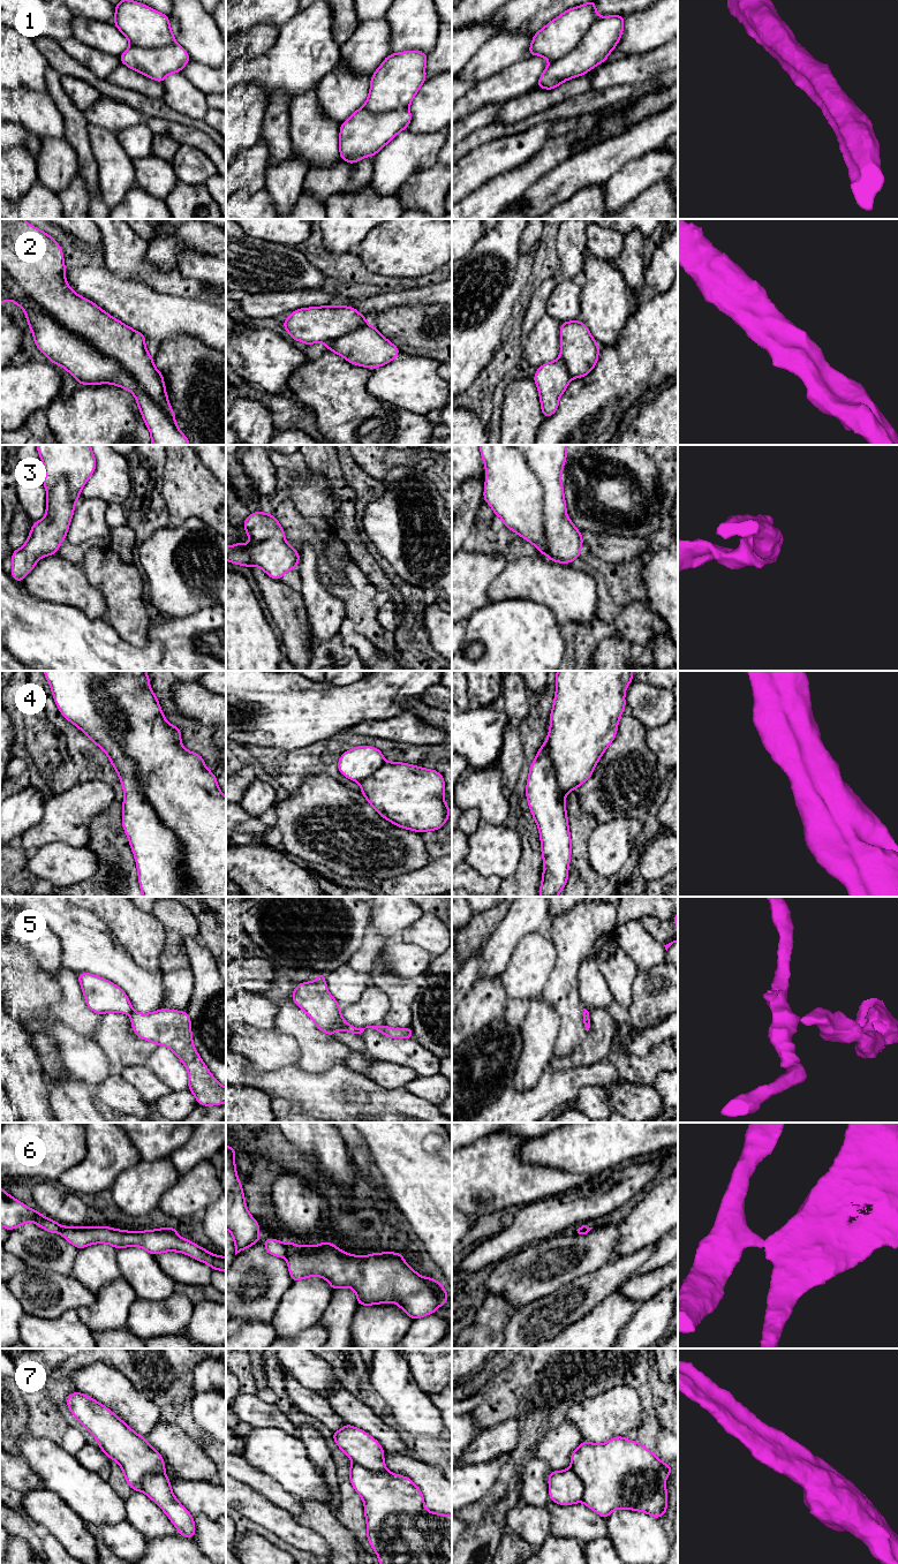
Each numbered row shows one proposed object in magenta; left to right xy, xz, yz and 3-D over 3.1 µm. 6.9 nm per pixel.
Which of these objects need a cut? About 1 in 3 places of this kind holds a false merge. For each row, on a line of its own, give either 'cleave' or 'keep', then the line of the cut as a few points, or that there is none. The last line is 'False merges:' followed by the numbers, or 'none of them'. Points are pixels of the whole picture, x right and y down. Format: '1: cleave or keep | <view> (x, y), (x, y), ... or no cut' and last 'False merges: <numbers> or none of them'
1: cleave | yz (598, 17), (586, 35), (566, 54), (551, 62)
2: cleave | xy (4, 271), (46, 312), (111, 356), (175, 424)
3: keep | no cut
4: keep | no cut
5: cleave | xz (357, 1028), (359, 1033)
6: cleave | xz (287, 1244), (287, 1251), (284, 1256)
7: keep | no cut
False merges: 1, 2, 5, 6

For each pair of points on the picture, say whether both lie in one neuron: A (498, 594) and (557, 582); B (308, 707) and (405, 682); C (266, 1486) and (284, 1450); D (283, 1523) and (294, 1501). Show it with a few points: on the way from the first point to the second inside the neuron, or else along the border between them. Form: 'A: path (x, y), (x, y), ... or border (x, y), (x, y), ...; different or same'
A: path (513, 582), (542, 582); same
B: path (332, 707), (345, 707), (380, 695); same
C: border (247, 1463), (268, 1474), (292, 1494); different
D: border (265, 1496), (293, 1516); different

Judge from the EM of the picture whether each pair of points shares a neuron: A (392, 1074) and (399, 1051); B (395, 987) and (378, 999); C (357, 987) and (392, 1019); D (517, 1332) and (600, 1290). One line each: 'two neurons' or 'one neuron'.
A: two neurons
B: two neurons
C: two neurons
D: one neuron

